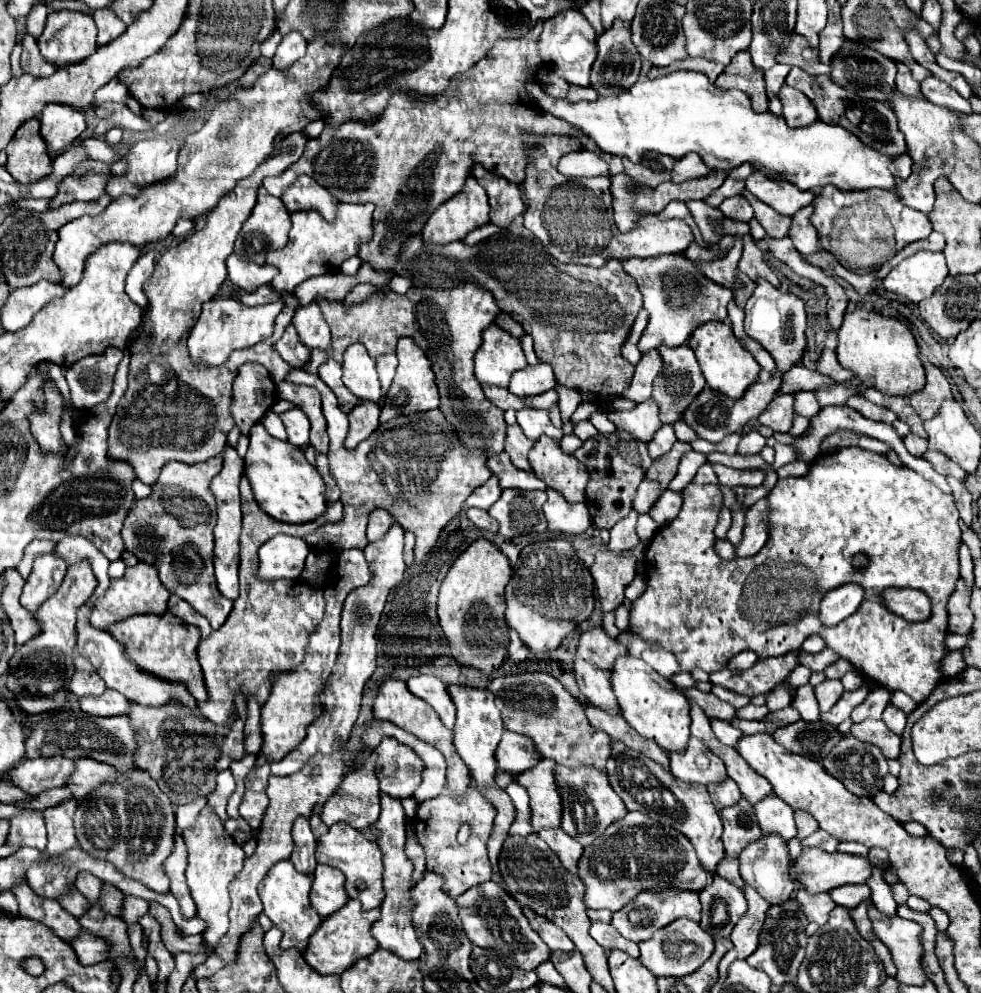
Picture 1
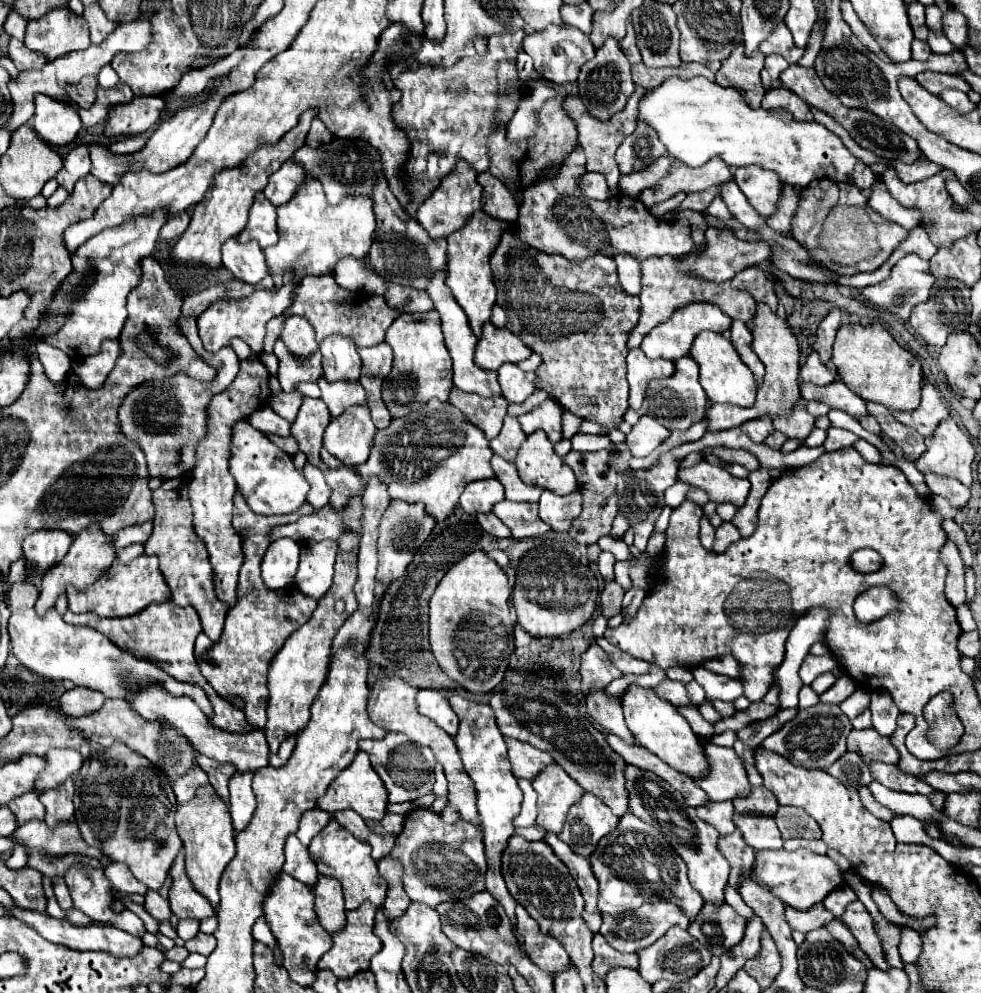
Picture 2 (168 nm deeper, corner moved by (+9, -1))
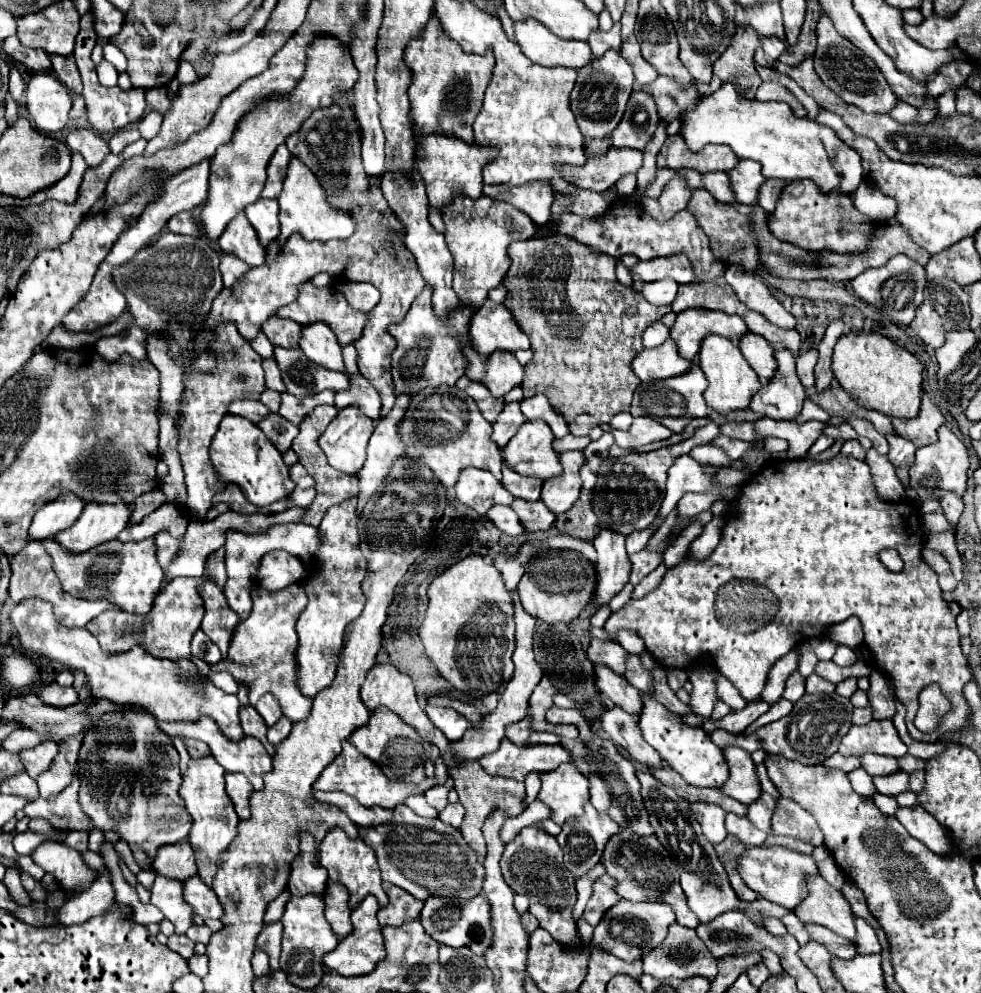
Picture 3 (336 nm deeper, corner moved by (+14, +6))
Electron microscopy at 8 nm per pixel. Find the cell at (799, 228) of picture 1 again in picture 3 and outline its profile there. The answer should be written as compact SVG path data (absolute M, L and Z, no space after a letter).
M766 179L766 183L760 187L760 195L758 195L758 205L766 211L772 213L776 209L776 203L780 199L780 193L784 189L784 181L780 179Z

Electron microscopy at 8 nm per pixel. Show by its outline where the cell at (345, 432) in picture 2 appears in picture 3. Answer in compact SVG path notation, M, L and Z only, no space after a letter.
M346 407L338 411L318 443L334 469L354 475L366 461L366 445L372 431L372 419L364 417L358 407Z

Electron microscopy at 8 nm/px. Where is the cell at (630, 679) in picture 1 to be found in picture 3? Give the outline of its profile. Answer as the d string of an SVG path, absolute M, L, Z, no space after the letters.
M644 695L644 711L638 715L638 725L642 737L660 753L660 757L678 771L688 783L698 787L718 787L728 779L728 765L722 755L722 749L716 747L708 733L702 727L686 725L680 715L668 711L652 695Z

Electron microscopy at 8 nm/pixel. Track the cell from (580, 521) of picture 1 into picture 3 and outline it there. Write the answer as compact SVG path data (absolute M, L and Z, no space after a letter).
M566 451L560 455L560 461L564 461L564 473L542 485L542 501L554 515L568 511L578 499L582 487L578 471L584 465L584 455L582 451Z

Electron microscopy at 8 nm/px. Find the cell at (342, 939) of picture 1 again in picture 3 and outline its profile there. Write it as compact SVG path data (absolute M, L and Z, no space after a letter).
M368 895L362 903L358 903L356 909L352 909L352 933L342 937L340 943L336 945L334 951L330 951L328 955L324 955L324 965L330 967L332 971L344 975L344 977L354 977L354 975L366 975L374 969L374 965L386 955L384 951L384 939L380 933L380 925L376 921L376 911L378 911L378 901Z

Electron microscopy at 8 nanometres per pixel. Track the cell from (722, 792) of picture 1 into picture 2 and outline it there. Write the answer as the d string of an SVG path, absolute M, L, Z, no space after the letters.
M709 802L707 806L697 808L697 816L711 824L721 836L731 834L735 830L733 826L733 804L731 802Z

